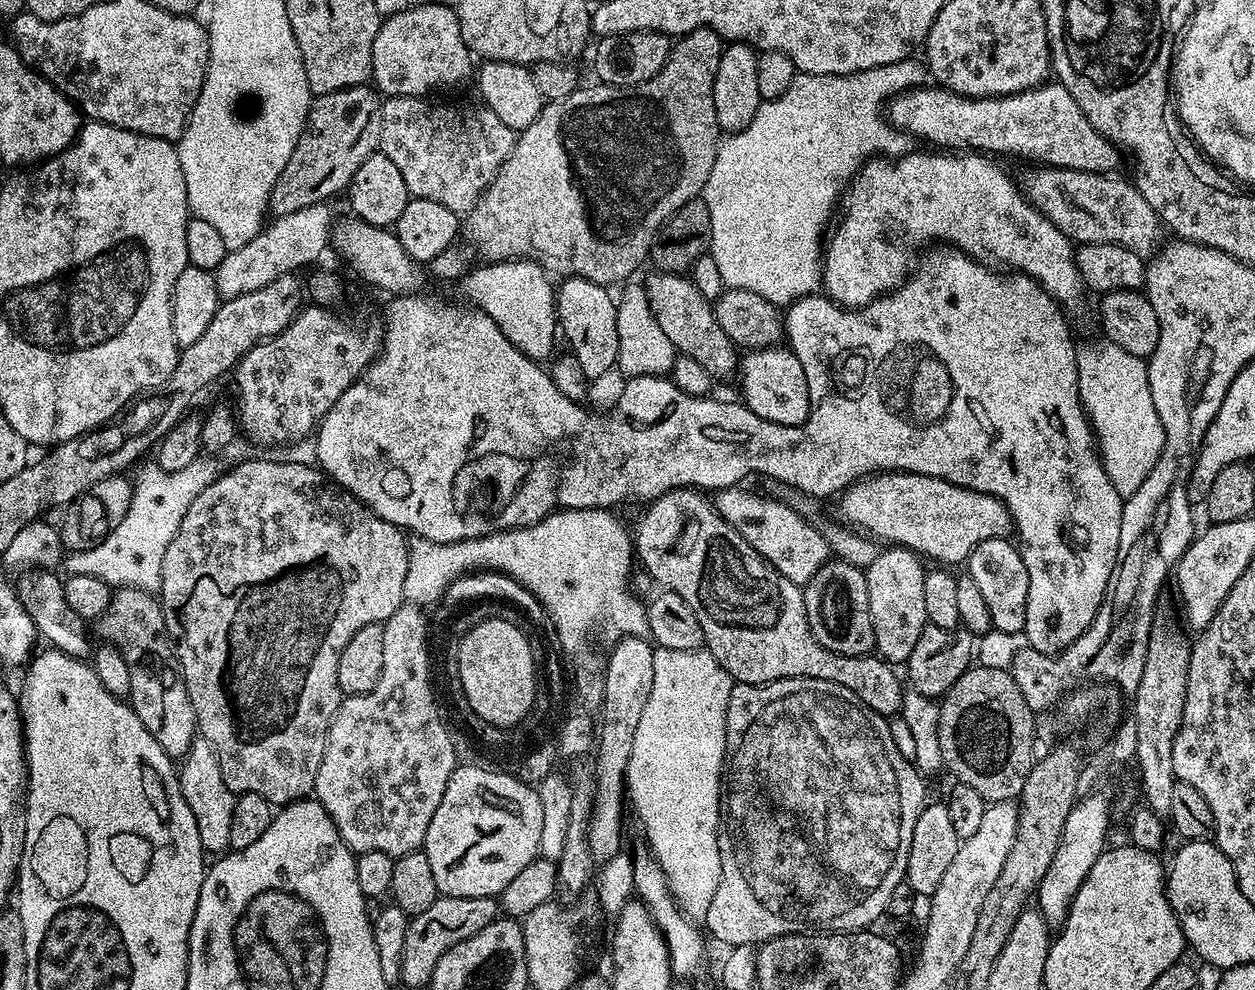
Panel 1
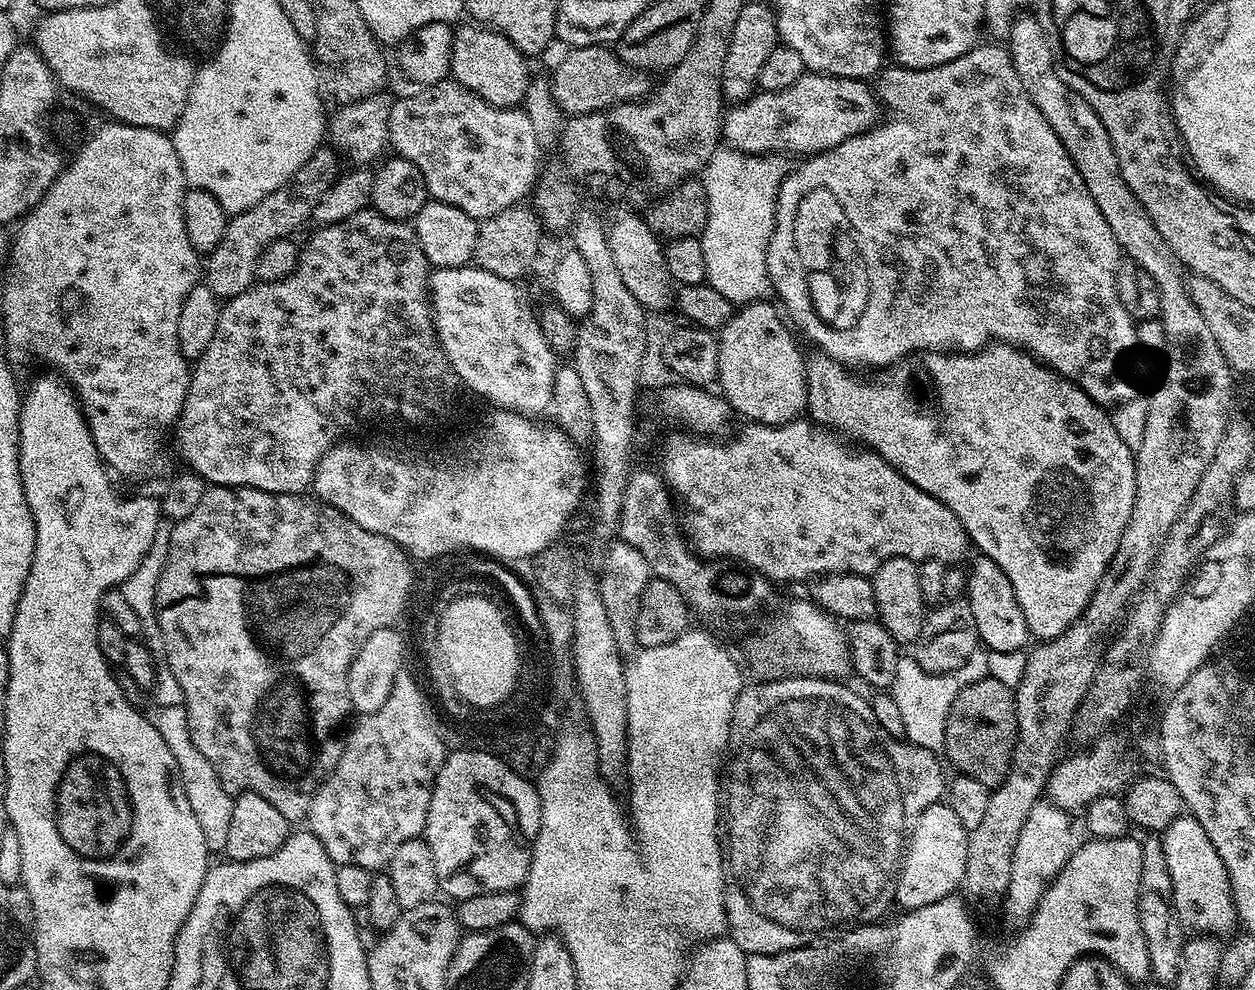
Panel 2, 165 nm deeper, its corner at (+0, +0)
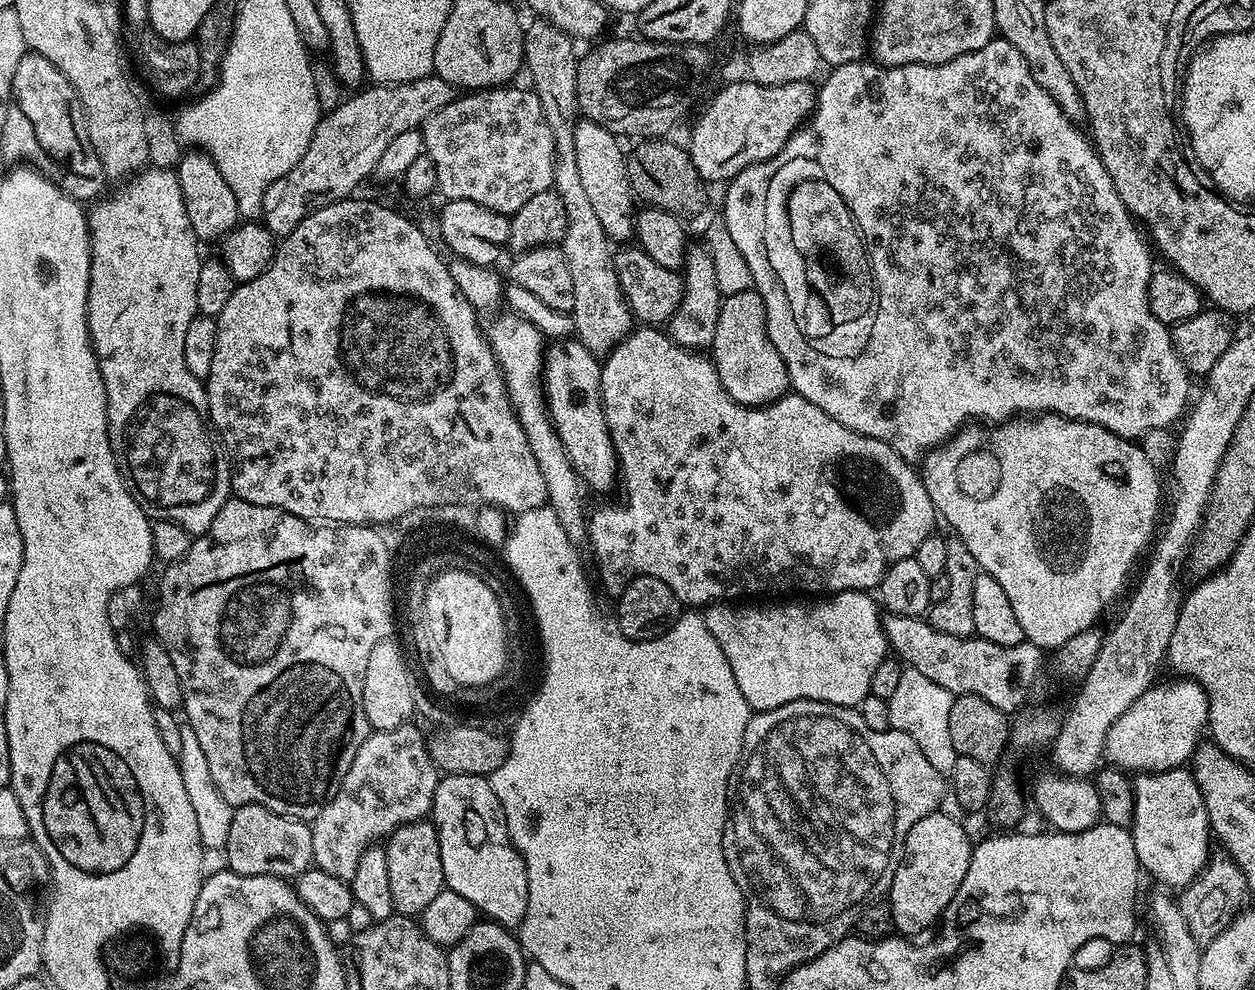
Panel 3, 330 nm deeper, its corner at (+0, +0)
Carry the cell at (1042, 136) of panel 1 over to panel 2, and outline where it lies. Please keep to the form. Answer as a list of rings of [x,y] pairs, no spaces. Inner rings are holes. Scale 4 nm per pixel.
[[[808,72],[798,78],[794,86],[786,86],[786,90],[757,91],[749,100],[739,101],[735,106],[729,107],[722,116],[722,140],[727,147],[736,148],[739,152],[749,152],[751,156],[797,152],[797,157],[807,158],[818,152],[829,152],[834,146],[876,127],[881,116],[882,105],[877,100],[875,91],[865,81]]]

